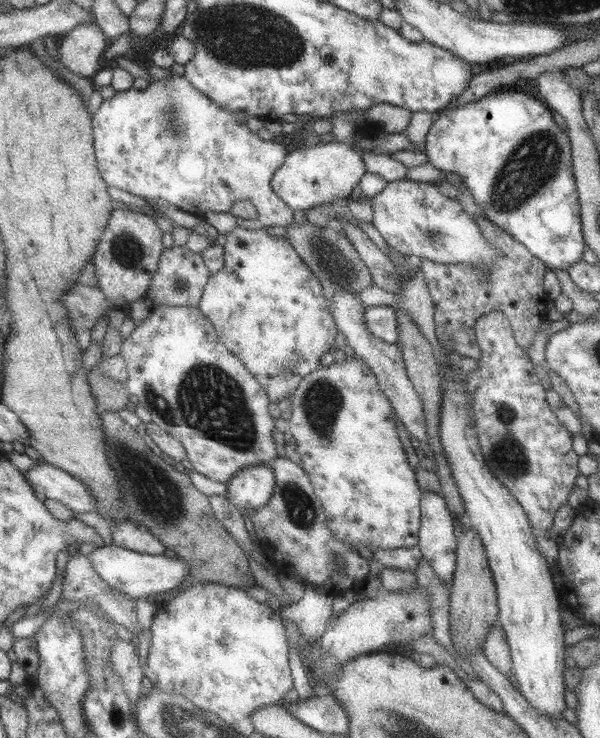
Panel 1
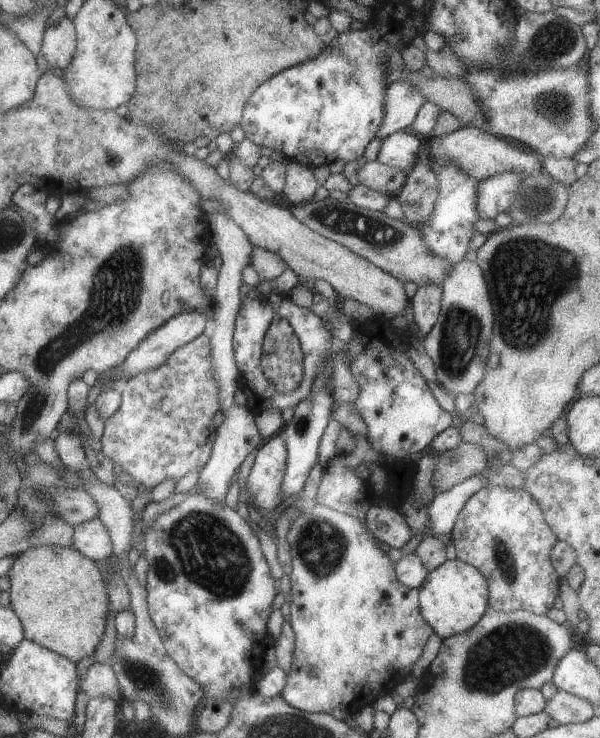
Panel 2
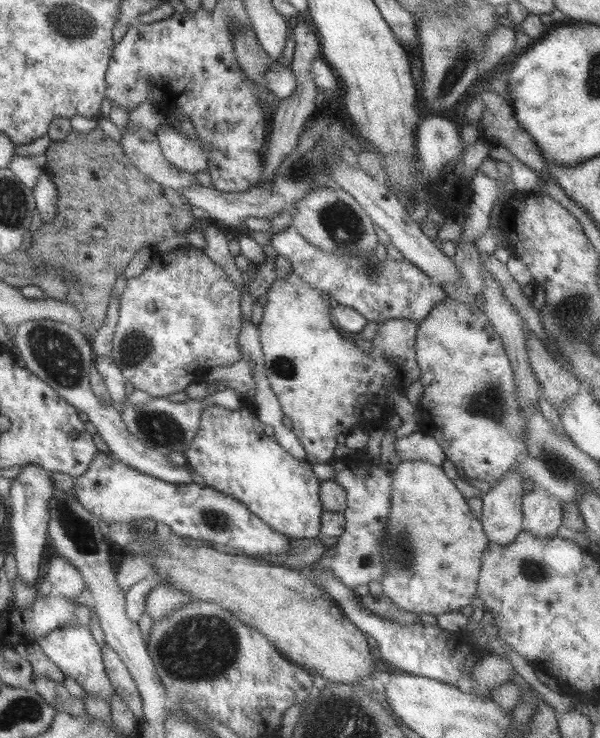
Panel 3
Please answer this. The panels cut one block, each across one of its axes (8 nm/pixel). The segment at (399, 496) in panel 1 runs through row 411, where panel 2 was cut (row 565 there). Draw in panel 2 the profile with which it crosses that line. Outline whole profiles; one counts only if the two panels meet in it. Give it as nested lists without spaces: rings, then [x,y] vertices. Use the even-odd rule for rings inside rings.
[[[316,503],[308,512],[299,512],[298,516],[292,520],[286,533],[286,540],[289,544],[289,552],[291,557],[290,578],[290,626],[294,634],[294,648],[291,660],[291,668],[285,675],[285,686],[280,692],[280,697],[293,706],[293,708],[305,711],[306,713],[325,713],[344,720],[349,713],[353,715],[361,707],[371,705],[373,696],[379,692],[388,692],[394,689],[399,683],[411,676],[413,664],[417,661],[423,650],[423,645],[432,628],[423,620],[418,607],[418,588],[407,588],[403,586],[395,574],[394,562],[391,561],[385,552],[376,544],[377,538],[369,532],[369,528],[364,521],[345,514],[345,512],[337,512],[327,506]]]

